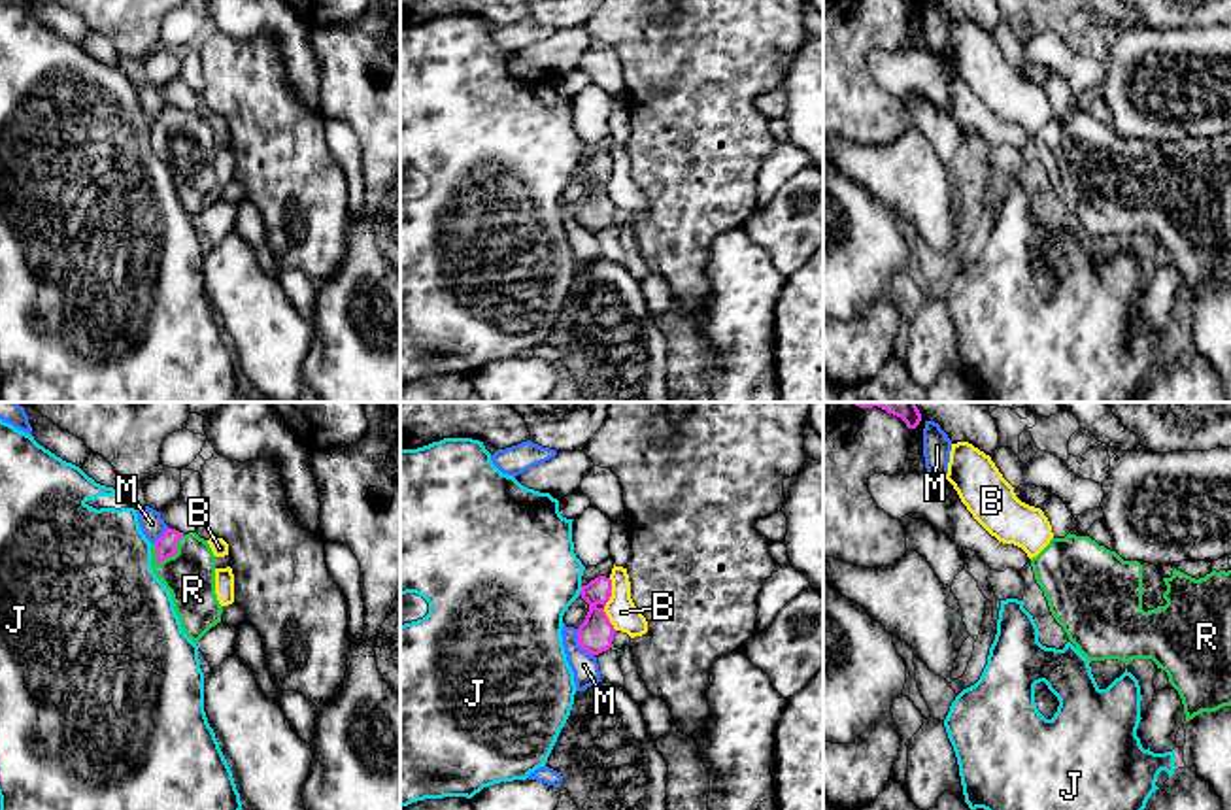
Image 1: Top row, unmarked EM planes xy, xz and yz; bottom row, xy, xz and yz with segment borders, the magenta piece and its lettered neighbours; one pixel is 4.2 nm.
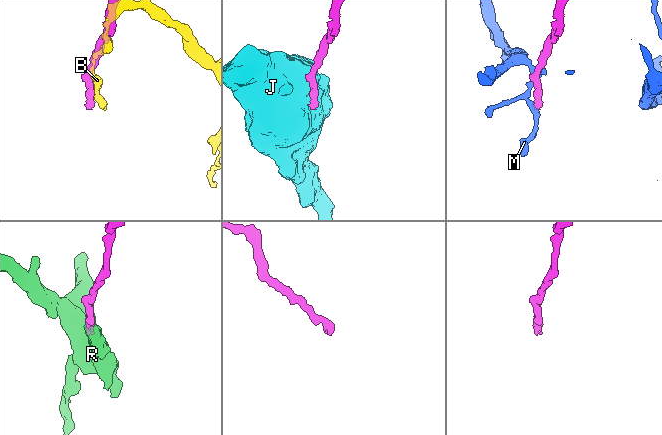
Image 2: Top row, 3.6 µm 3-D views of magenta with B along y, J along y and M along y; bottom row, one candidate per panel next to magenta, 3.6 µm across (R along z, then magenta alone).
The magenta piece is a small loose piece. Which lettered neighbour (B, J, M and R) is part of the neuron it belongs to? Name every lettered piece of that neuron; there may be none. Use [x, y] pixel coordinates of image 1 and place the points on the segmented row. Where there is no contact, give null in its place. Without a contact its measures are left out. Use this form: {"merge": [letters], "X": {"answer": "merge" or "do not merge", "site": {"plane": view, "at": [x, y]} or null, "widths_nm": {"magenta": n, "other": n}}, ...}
{"merge": ["R"], "B": {"answer": "do not merge", "site": {"plane": "xz", "at": [605, 605]}, "widths_nm": {"magenta": 150, "other": 130}}, "J": {"answer": "do not merge", "site": {"plane": "xz", "at": [582, 590]}, "widths_nm": {"magenta": 150, "other": 460}}, "M": {"answer": "do not merge", "site": {"plane": "xz", "at": [578, 644]}, "widths_nm": {"magenta": 150, "other": 120}}, "R": {"answer": "merge", "site": {"plane": "xy", "at": [174, 554]}, "widths_nm": {"magenta": 90, "other": 220}}}

